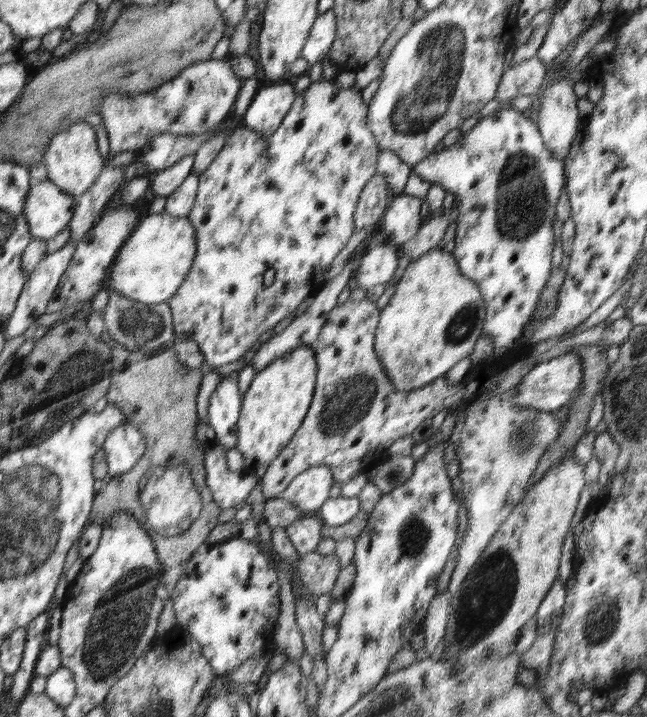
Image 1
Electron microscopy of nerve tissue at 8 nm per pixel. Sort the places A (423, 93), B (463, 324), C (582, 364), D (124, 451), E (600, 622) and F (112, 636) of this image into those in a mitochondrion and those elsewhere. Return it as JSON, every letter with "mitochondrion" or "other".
{"A":"mitochondrion","B":"mitochondrion","C":"other","D":"other","E":"mitochondrion","F":"mitochondrion"}

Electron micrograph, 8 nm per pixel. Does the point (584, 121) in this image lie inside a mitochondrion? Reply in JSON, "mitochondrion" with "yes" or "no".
{"mitochondrion":"no"}

